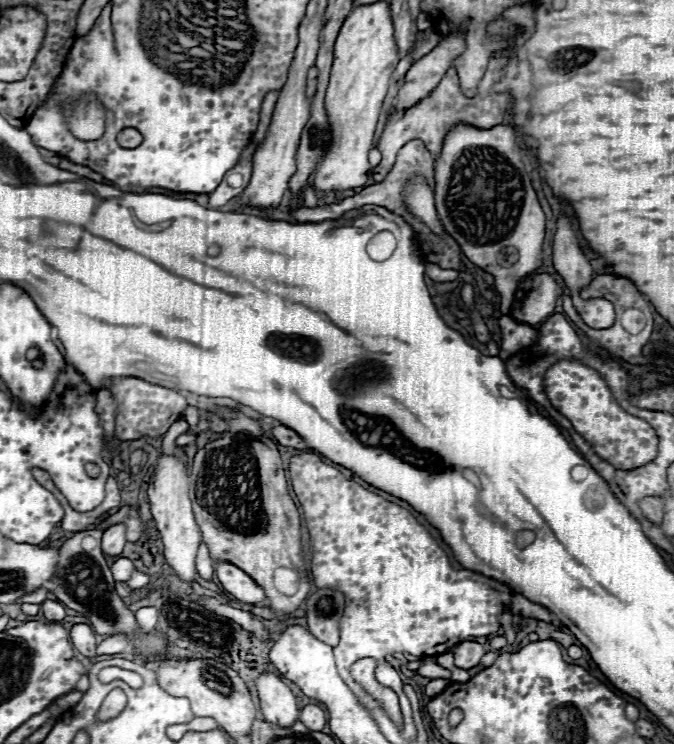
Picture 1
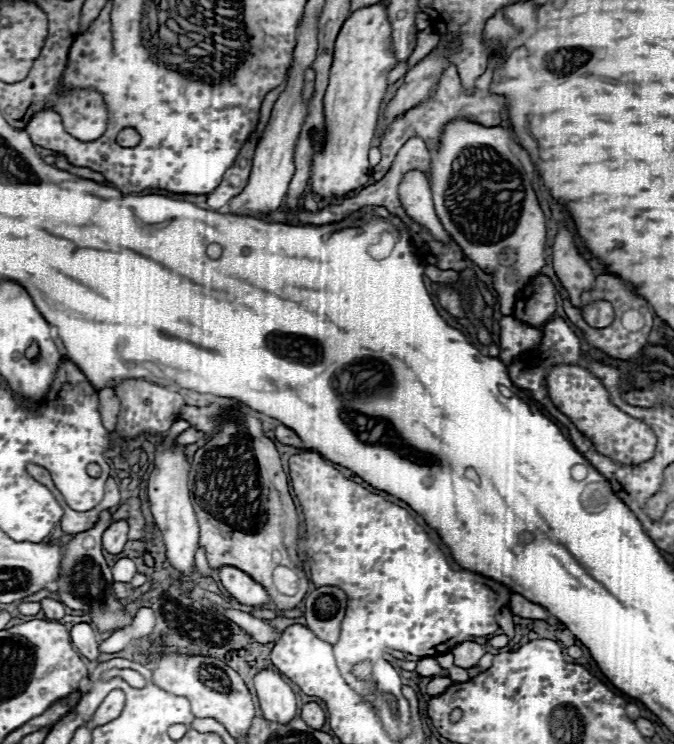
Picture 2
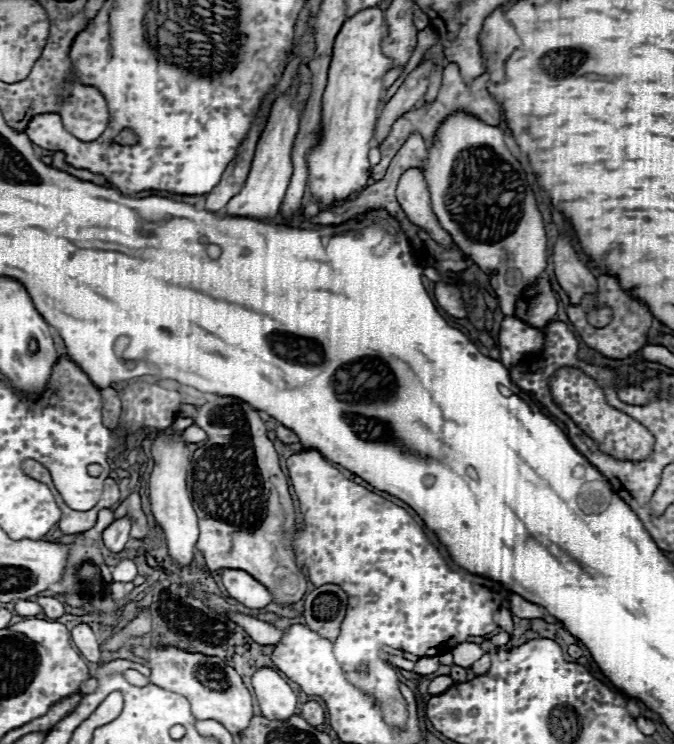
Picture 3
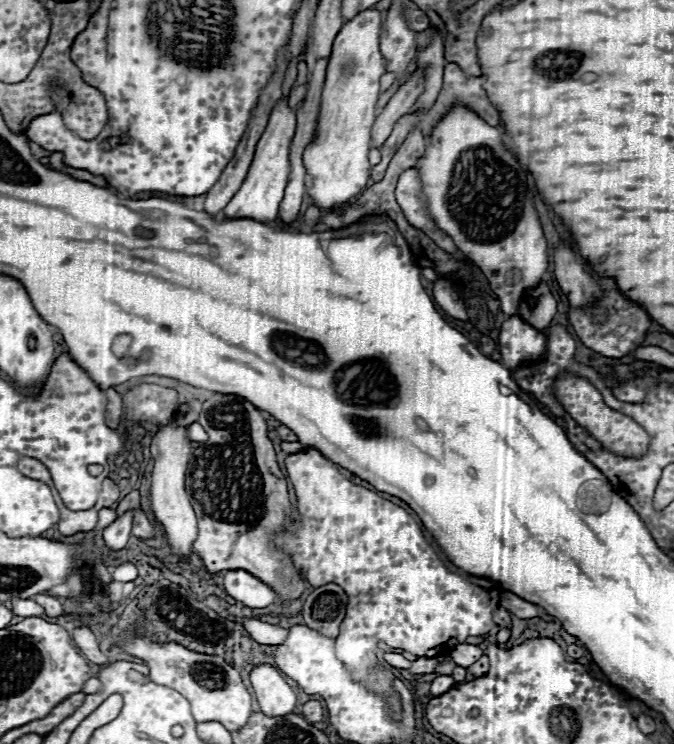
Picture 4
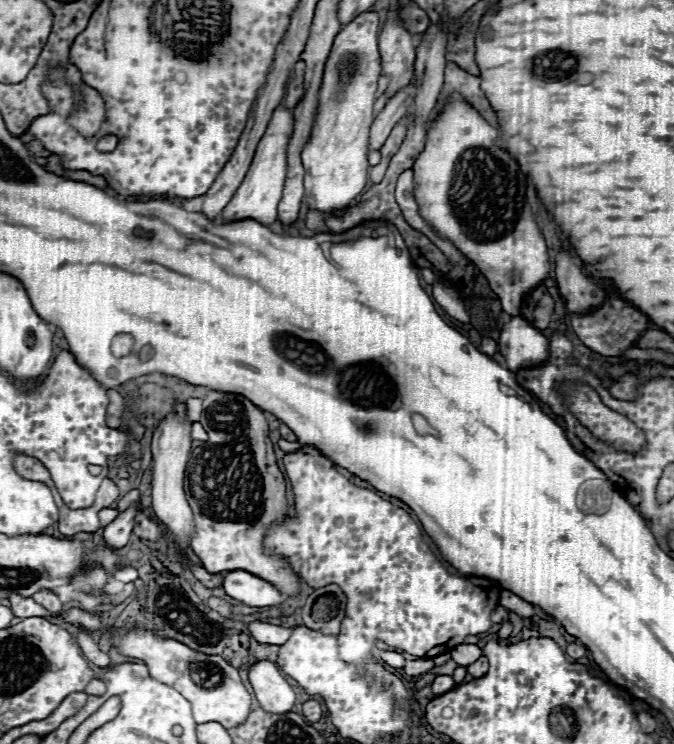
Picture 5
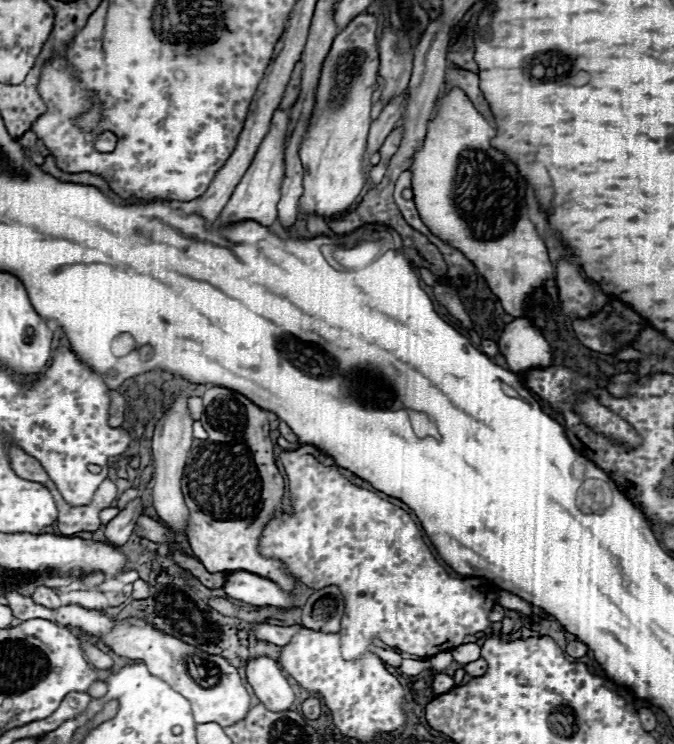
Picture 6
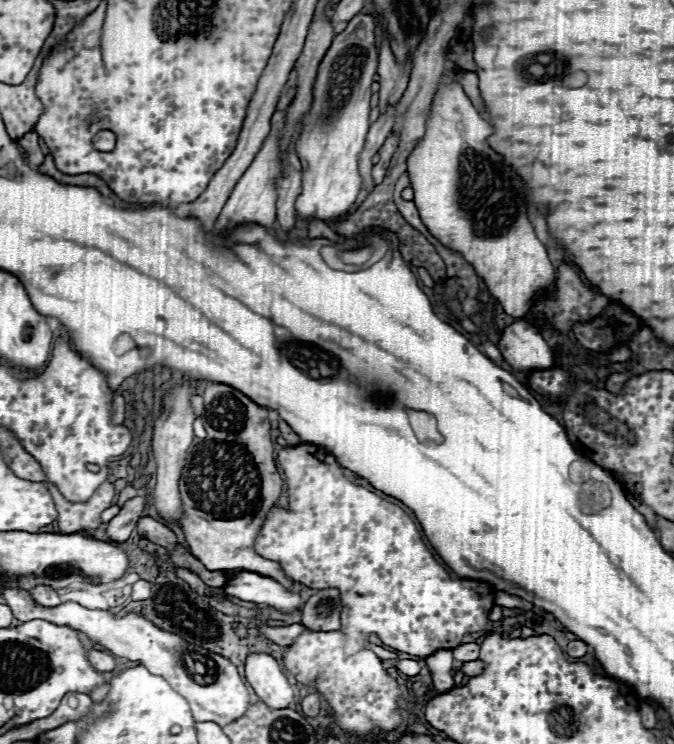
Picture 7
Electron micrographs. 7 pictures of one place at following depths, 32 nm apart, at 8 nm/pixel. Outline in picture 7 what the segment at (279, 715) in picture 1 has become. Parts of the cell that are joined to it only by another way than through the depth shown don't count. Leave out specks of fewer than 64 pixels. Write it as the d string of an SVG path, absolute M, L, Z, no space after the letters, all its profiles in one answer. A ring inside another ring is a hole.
M248 654L246 658L246 680L258 694L262 702L272 708L290 706L294 694L288 684L284 670L280 668L278 660L270 654Z

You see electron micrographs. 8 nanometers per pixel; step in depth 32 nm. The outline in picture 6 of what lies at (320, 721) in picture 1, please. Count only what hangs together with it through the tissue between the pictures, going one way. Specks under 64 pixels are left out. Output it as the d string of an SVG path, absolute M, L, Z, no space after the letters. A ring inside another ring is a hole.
M310 696L302 702L302 712L306 718L310 720L316 720L320 716L320 700L316 696Z

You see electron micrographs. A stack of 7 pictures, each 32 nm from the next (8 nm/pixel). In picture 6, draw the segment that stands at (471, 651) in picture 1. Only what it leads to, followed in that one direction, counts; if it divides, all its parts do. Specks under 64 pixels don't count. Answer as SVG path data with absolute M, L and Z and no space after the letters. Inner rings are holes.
M460 644L452 650L452 656L460 664L468 664L480 658L480 646L478 644Z

